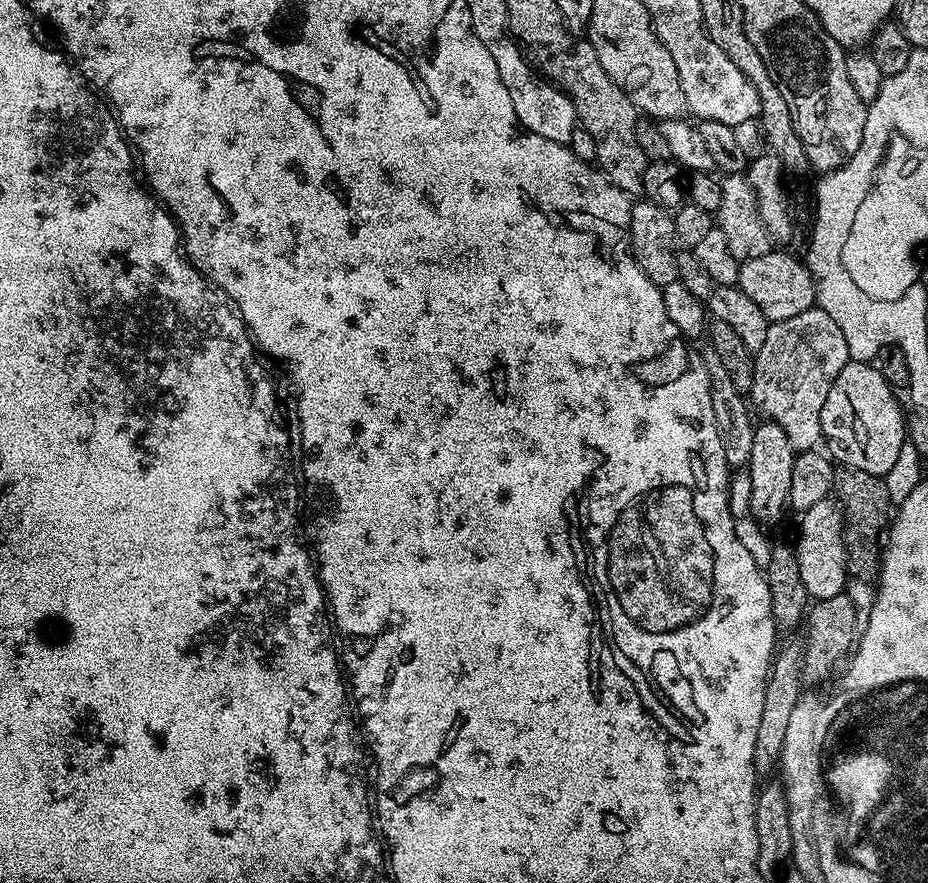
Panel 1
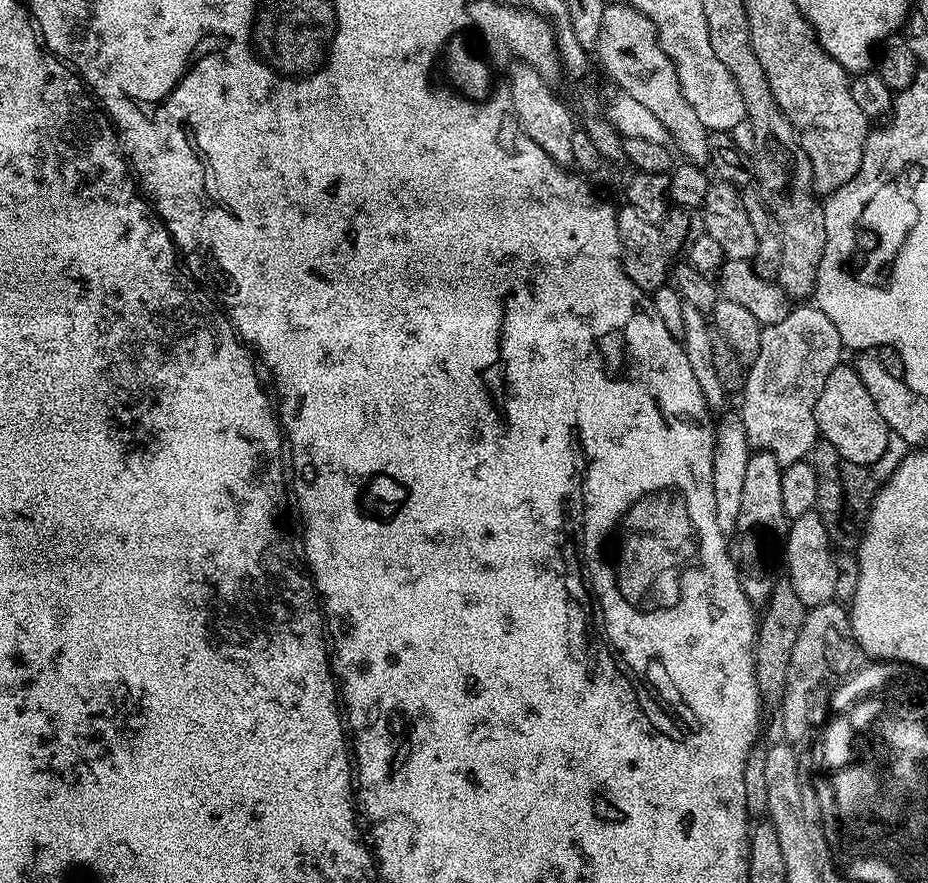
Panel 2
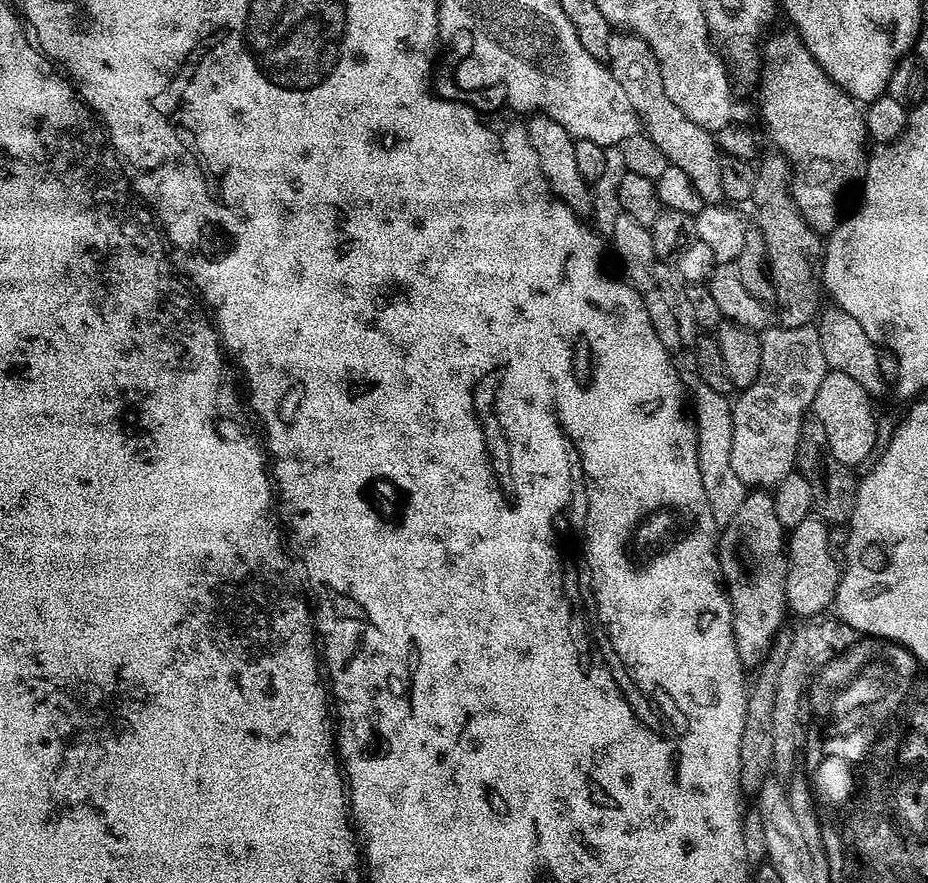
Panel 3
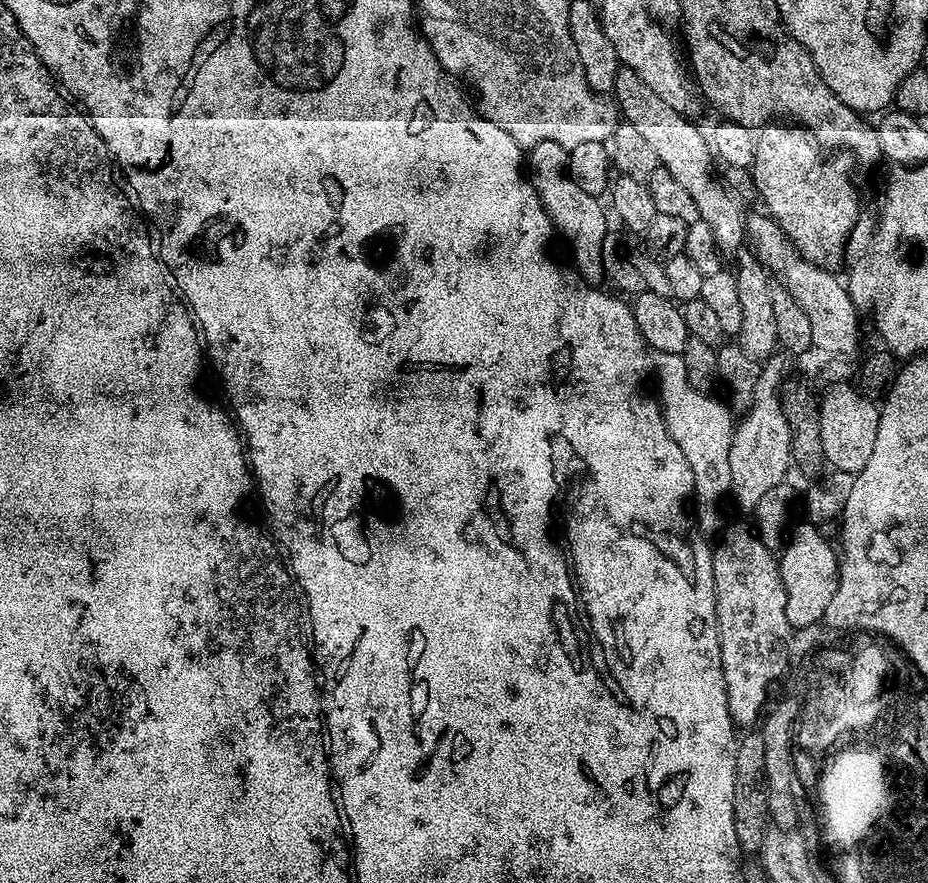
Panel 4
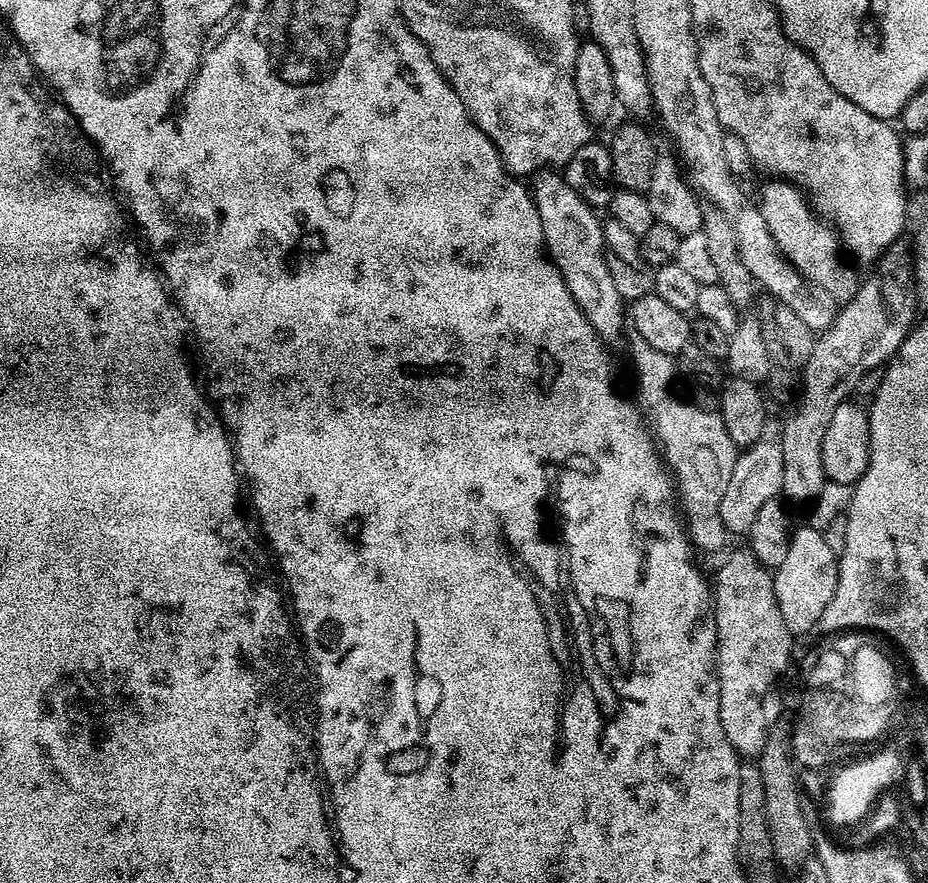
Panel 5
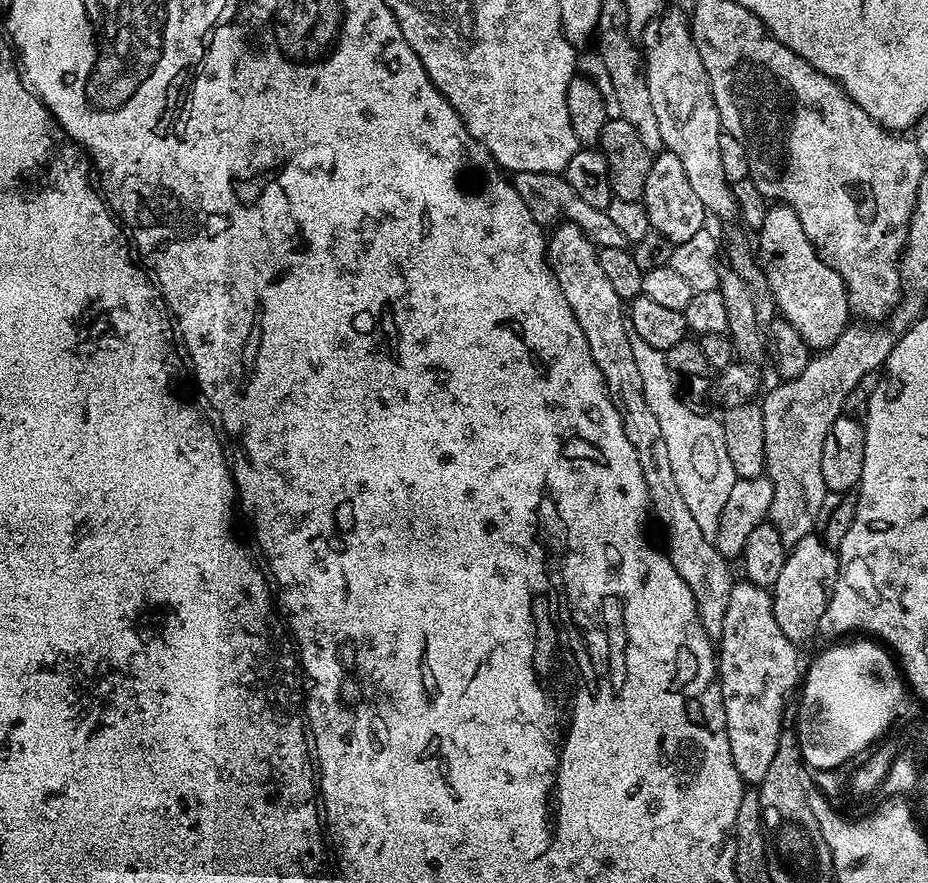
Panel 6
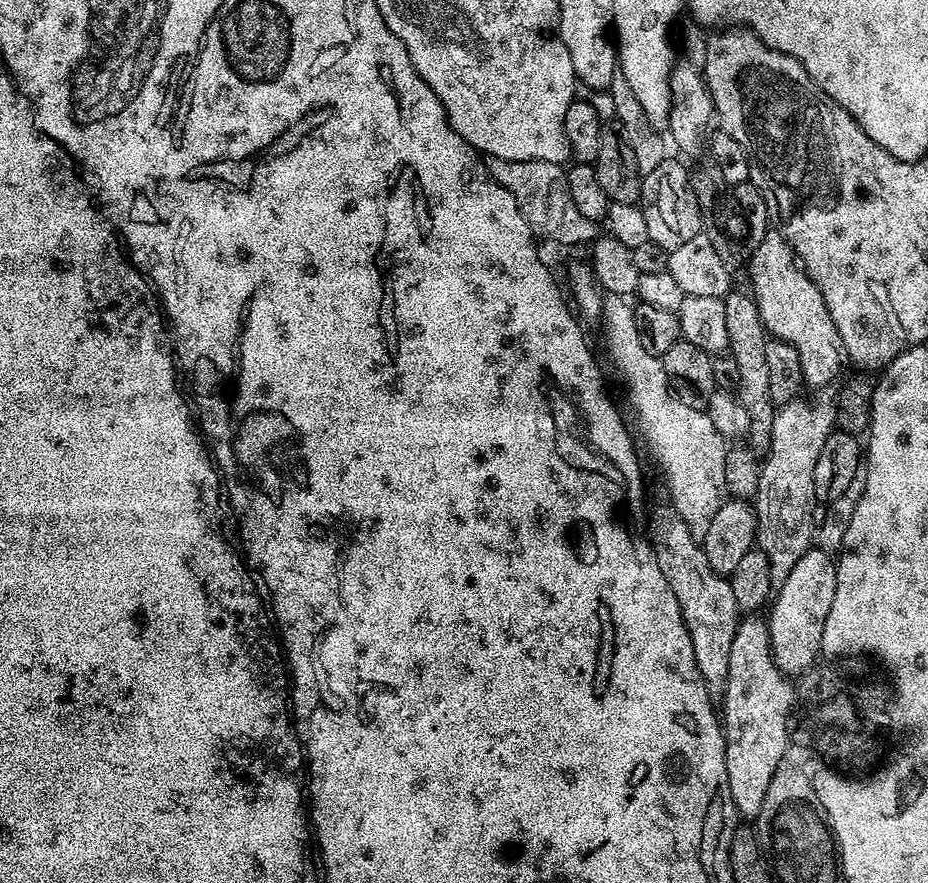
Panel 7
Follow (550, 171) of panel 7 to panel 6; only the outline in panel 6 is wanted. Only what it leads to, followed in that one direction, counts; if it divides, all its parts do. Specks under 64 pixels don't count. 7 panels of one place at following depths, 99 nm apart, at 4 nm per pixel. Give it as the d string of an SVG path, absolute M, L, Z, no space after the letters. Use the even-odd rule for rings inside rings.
M517 172L511 177L511 181L518 190L518 198L522 198L522 202L526 202L526 210L530 210L530 214L534 214L534 218L541 226L552 226L567 218L592 239L597 249L629 247L630 242L626 238L626 234L622 234L622 229L610 219L608 211L582 202L582 198L578 198L578 194L574 194L574 190L570 190L563 175L554 172Z

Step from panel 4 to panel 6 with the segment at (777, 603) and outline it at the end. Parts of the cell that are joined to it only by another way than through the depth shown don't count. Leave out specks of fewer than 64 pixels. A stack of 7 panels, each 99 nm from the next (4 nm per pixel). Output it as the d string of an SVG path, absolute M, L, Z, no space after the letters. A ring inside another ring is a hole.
M746 579L733 583L730 602L726 602L726 619L722 622L722 634L718 641L718 679L726 710L730 758L734 758L734 770L738 770L745 785L759 786L762 778L766 778L766 773L770 771L774 754L778 754L780 733L786 724L785 700L788 699L789 685L795 676L796 661L801 656L801 649L790 638L786 638L786 634L782 634L778 618L774 618L771 591L762 586L754 586Z

